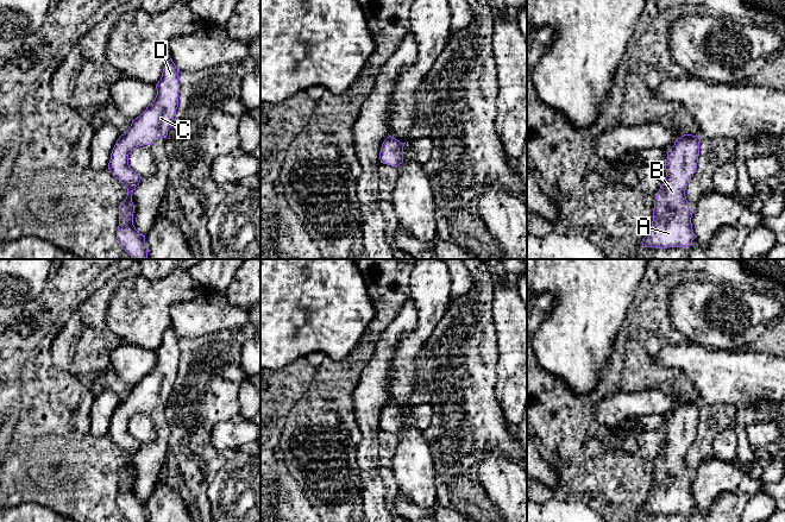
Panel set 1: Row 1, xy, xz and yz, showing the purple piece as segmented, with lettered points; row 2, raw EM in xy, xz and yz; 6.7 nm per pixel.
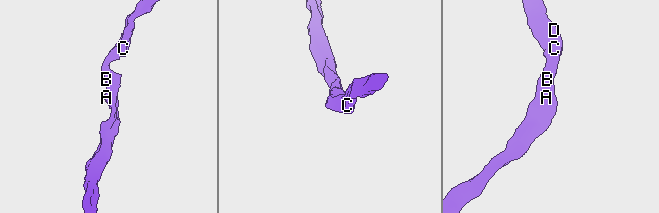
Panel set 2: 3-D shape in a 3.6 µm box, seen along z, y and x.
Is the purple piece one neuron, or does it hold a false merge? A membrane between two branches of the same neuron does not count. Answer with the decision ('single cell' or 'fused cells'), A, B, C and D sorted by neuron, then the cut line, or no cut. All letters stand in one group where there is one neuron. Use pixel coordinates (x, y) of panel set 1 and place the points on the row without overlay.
single cell | A B C D | no cut

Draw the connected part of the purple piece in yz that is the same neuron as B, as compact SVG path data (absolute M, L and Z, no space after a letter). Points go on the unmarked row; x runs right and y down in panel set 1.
M684 401L668 416L666 444L655 461L652 492L641 508L643 514L689 514L696 504L685 455L697 435L699 408L701 403Z

